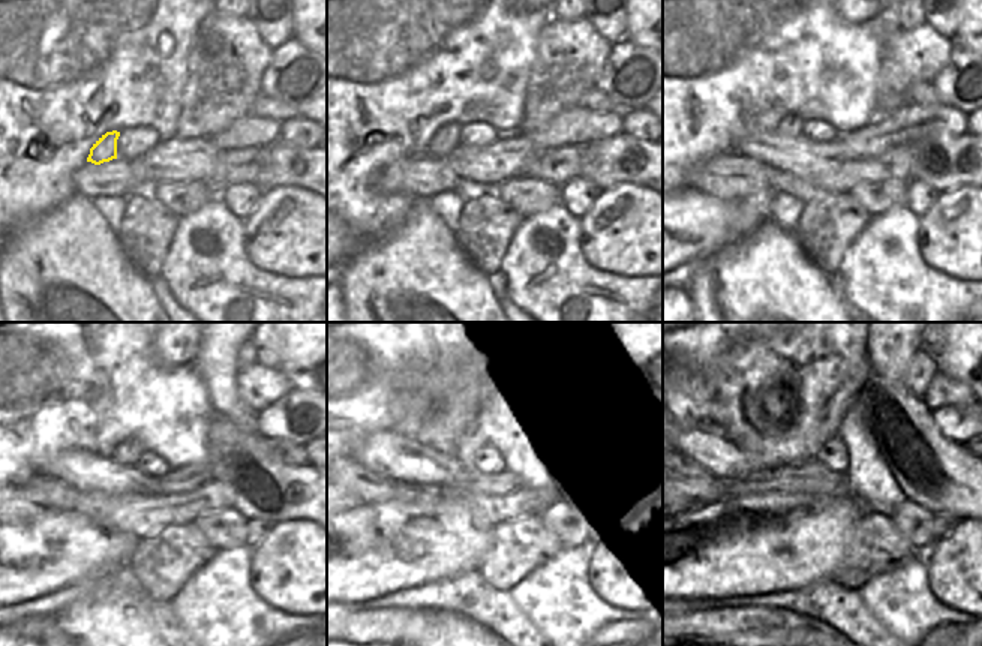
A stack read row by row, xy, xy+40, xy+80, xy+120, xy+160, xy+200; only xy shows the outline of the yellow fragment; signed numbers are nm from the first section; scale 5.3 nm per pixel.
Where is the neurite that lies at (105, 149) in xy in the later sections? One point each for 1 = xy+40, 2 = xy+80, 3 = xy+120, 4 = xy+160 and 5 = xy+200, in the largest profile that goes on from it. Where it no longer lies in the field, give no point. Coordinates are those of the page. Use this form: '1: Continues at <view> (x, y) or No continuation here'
1: Continues at xy+40 (443, 143)
2: Continues at xy+80 (792, 125)
3: Continues at xy+120 (126, 453)
4: Continues at xy+160 (473, 439)
5: Continues at xy+200 (846, 394).

